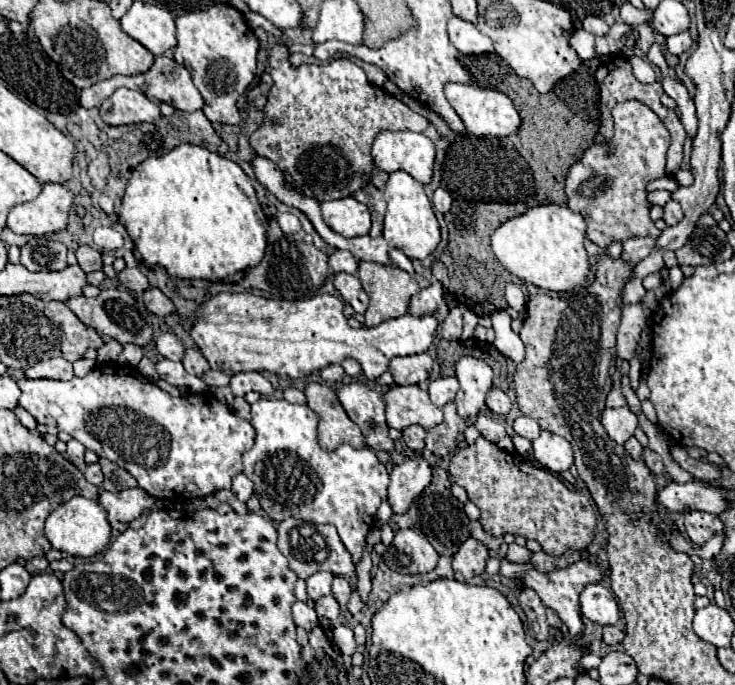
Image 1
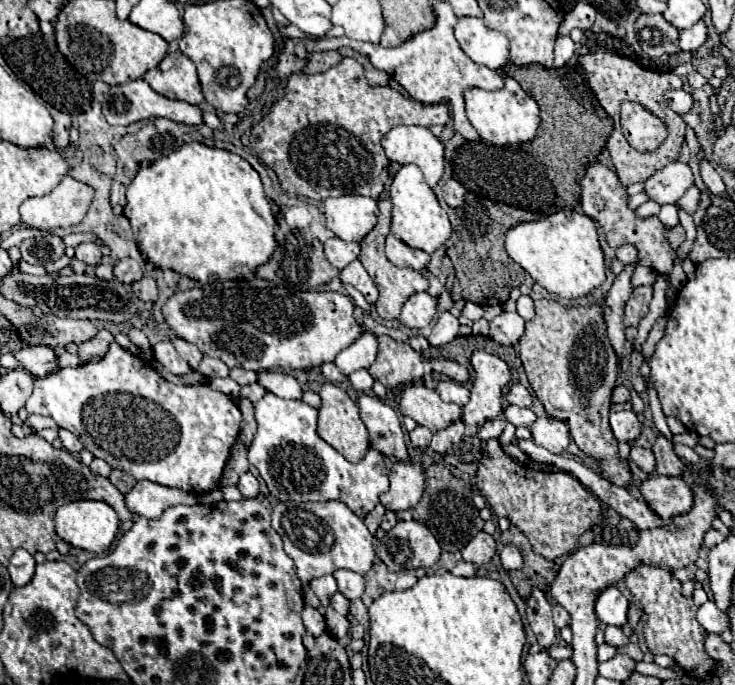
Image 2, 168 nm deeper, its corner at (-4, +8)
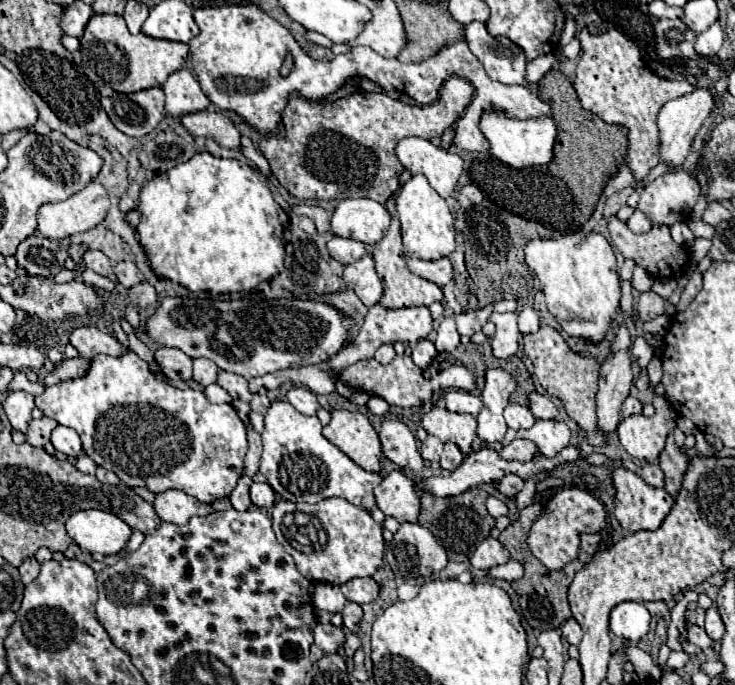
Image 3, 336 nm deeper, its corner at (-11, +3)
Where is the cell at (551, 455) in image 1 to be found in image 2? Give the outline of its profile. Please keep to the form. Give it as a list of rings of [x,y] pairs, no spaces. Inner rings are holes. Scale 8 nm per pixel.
[[[550,416],[538,418],[536,424],[532,424],[530,432],[532,432],[534,442],[538,446],[550,450],[552,454],[564,454],[570,444],[568,426],[556,418],[550,418]]]

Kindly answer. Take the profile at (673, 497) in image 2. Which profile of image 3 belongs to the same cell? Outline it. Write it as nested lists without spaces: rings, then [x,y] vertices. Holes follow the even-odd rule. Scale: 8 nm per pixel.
[[[613,467],[611,469],[611,479],[613,479],[613,489],[615,489],[615,519],[619,521],[619,525],[629,531],[629,533],[637,533],[641,529],[657,529],[663,521],[663,517],[667,517],[667,513],[671,511],[673,505],[673,497],[665,491],[665,489],[655,489],[651,485],[647,485],[637,473],[633,473],[631,469],[625,467]]]

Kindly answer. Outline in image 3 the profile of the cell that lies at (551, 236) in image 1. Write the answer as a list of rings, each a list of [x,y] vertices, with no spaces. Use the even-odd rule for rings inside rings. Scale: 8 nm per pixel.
[[[583,231],[561,239],[533,239],[525,245],[525,261],[541,281],[547,309],[559,321],[561,331],[569,337],[601,343],[621,299],[621,279],[609,241],[599,233],[585,235]]]

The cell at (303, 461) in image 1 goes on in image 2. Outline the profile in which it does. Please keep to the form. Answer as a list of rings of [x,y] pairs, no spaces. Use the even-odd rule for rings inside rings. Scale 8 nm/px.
[[[266,392],[256,404],[258,432],[248,448],[248,462],[256,466],[270,494],[280,502],[340,500],[364,520],[380,502],[380,494],[388,490],[384,456],[378,450],[368,448],[360,462],[348,462],[318,436],[316,418],[318,410],[302,400],[284,400]]]

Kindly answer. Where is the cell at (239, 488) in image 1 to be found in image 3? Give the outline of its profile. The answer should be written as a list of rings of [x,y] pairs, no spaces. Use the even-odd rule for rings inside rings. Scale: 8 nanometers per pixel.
[[[253,483],[251,485],[251,501],[261,509],[269,509],[275,503],[275,491],[271,489],[269,483]]]

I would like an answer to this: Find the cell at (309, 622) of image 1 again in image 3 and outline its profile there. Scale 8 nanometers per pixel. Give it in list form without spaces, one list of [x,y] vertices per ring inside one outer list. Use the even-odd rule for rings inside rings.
[[[317,623],[315,627],[315,645],[325,653],[325,655],[331,655],[331,653],[337,653],[341,649],[345,641],[345,635],[343,635],[343,629],[335,627],[335,625],[323,625],[323,623]]]

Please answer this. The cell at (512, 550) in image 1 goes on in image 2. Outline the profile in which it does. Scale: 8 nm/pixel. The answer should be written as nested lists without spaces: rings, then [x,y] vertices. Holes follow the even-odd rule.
[[[508,544],[500,552],[500,562],[502,562],[502,566],[506,570],[518,570],[518,568],[522,568],[522,554],[520,554],[520,550],[516,546]]]

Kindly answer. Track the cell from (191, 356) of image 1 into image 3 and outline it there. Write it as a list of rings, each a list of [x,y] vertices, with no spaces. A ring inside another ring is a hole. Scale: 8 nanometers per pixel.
[[[219,371],[217,383],[219,383],[225,391],[229,391],[229,395],[231,395],[233,399],[241,399],[241,401],[245,401],[245,403],[251,401],[251,391],[247,389],[247,379],[243,379],[243,377],[235,375],[235,373]]]

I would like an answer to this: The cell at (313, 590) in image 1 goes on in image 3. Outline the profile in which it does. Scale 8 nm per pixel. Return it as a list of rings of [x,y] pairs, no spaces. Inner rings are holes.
[[[317,583],[315,591],[313,591],[313,603],[317,609],[329,611],[329,613],[341,613],[347,599],[343,597],[343,593],[339,591],[337,585],[323,585]]]

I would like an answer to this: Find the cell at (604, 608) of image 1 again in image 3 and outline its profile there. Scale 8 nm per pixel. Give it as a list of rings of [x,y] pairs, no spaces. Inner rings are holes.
[[[625,601],[611,611],[611,631],[627,641],[639,641],[649,631],[649,611],[643,603]]]

